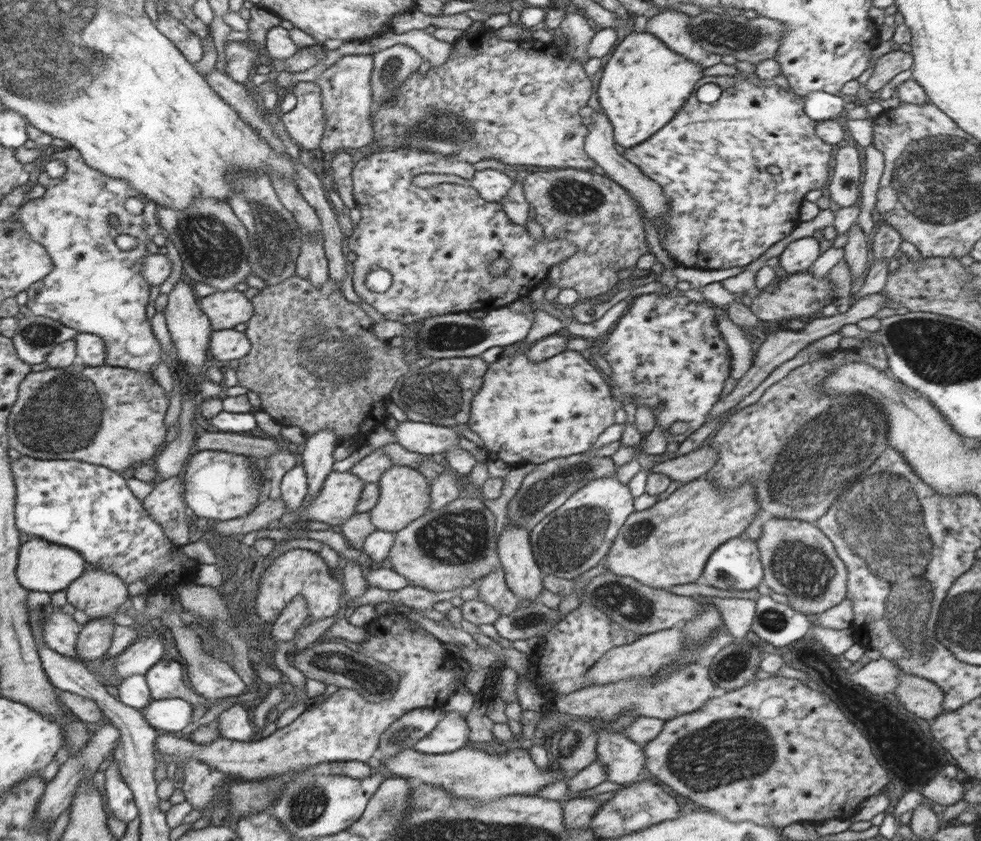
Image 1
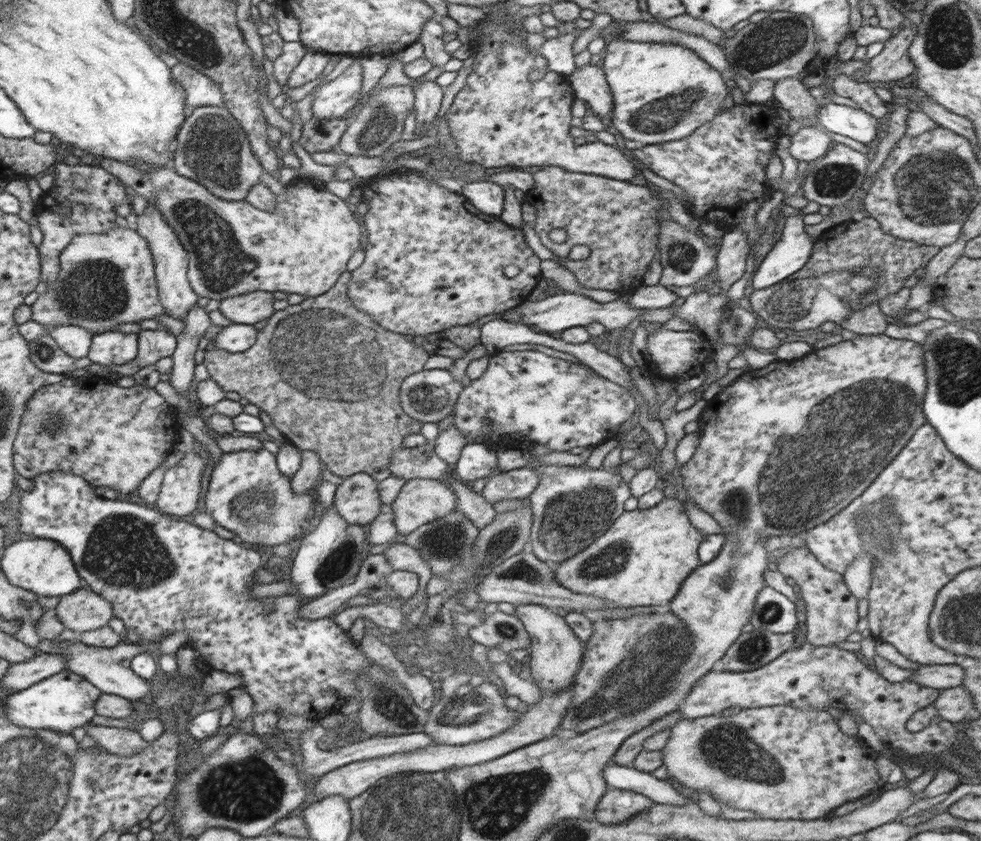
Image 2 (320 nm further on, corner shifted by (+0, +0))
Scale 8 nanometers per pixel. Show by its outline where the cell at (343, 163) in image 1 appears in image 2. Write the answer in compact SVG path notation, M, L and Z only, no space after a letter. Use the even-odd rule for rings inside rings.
M309 114L304 118L299 143L308 153L338 151L339 140L342 138L347 125L348 120L344 117L319 119Z

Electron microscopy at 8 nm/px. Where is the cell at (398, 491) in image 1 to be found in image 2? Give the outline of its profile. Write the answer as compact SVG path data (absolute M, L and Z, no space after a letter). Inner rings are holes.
M412 478L405 481L391 505L397 532L408 535L457 509L457 496L450 483L440 479Z

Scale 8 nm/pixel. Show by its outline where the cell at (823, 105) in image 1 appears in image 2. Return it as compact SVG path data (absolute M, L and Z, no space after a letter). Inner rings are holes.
M829 103L819 110L819 122L824 129L867 145L878 134L880 120L865 110Z

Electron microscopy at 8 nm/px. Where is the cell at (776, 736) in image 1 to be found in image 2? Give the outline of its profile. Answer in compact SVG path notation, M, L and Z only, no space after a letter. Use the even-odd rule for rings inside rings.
M790 705L764 706L758 708L744 708L738 714L731 716L712 715L709 717L682 719L671 728L671 735L666 746L661 750L663 754L663 765L671 776L678 782L680 790L691 797L698 794L700 790L706 790L712 794L713 798L721 804L728 804L732 808L740 810L752 810L764 819L792 819L792 820L816 820L822 819L831 810L835 810L842 804L856 801L861 797L866 797L875 790L883 789L883 782L876 769L875 758L878 753L874 749L867 747L863 742L858 742L857 737L852 737L842 732L838 727L837 720L826 710L816 710L814 708L800 709Z

